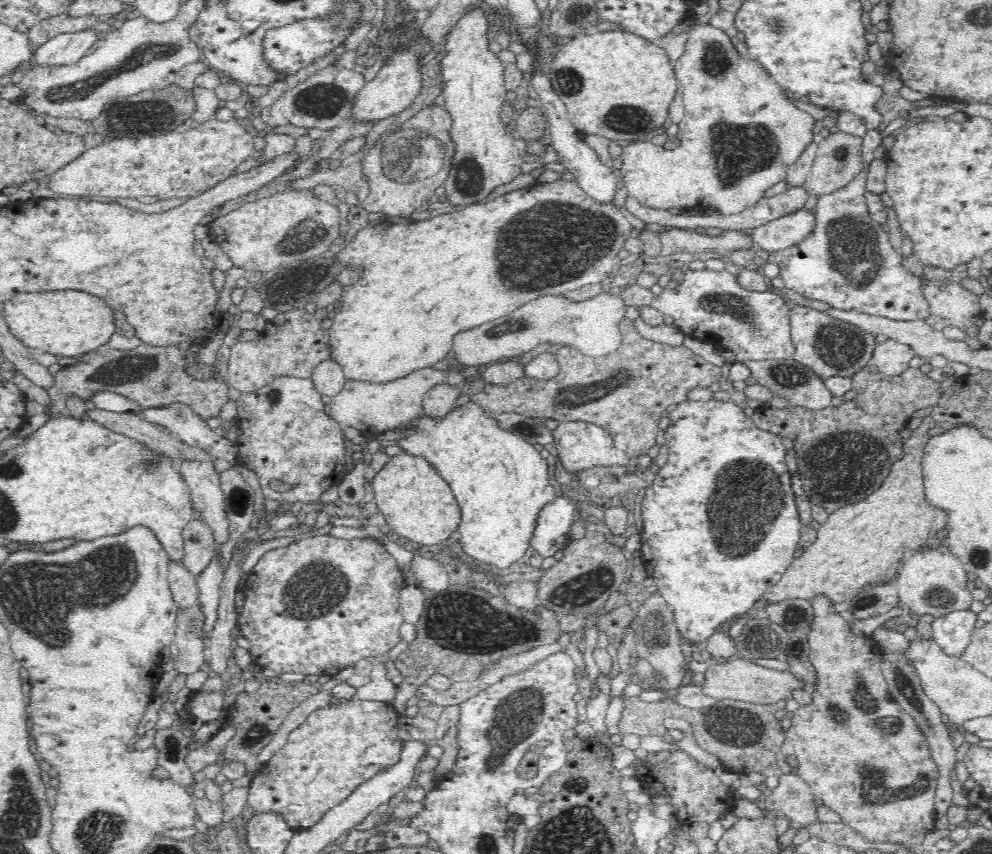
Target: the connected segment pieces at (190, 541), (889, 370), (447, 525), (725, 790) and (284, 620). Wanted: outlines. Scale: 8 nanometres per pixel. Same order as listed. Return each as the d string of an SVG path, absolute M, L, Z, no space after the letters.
M192 514L192 518L185 524L182 539L185 551L182 564L194 576L198 575L215 553L212 530Z
M896 340L876 343L869 363L885 375L898 375L906 371L915 352L910 346Z
M406 452L391 456L374 473L370 484L374 493L373 502L384 517L387 531L394 536L432 546L444 544L456 530L459 508L454 495L426 459Z
M683 750L650 752L644 760L638 760L636 777L645 786L654 786L656 796L668 797L675 809L674 816L686 824L729 820L728 810L738 798L733 786L728 786L716 776L712 768L696 761Z
M320 534L302 538L296 542L290 542L288 546L280 546L274 550L264 552L258 562L252 568L252 574L247 577L244 583L243 597L244 606L238 613L237 627L239 634L248 639L248 650L250 656L254 656L255 665L270 668L275 673L296 673L318 676L336 676L341 670L360 660L361 658L372 659L378 654L388 652L400 642L399 626L404 622L399 604L401 589L404 588L407 576L401 571L396 560L374 540L362 539L362 536L354 536L350 540L334 538L332 534Z

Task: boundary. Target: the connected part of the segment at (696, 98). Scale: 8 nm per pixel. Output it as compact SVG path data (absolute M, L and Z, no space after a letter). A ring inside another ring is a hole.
M702 25L697 29L692 29L688 33L685 52L680 56L679 63L686 63L684 70L676 70L676 79L680 88L684 88L682 100L684 100L684 118L688 122L680 122L680 142L676 148L659 147L652 142L634 141L622 146L622 152L616 162L624 188L628 191L630 197L636 198L640 204L654 208L670 210L684 213L687 210L711 210L716 213L734 214L744 209L754 207L759 200L765 197L765 192L773 184L786 178L788 167L799 157L799 154L807 147L807 144L813 140L813 129L816 126L816 120L806 112L797 108L790 98L787 98L786 92L778 86L776 81L771 80L766 69L760 62L748 58L743 58L736 50L735 40L731 40L722 30L710 25ZM726 124L726 126L760 126L764 128L774 142L776 156L770 166L764 170L758 170L750 176L738 178L736 182L726 184L716 178L716 154L714 154L714 128ZM700 194L706 194L708 200L724 200L724 202L714 202L713 204L700 204Z

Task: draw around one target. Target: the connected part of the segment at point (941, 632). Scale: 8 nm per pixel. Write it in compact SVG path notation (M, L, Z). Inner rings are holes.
M952 610L932 620L930 632L933 639L948 653L948 656L960 658L964 647L970 644L970 636L974 631L976 614L966 610Z

